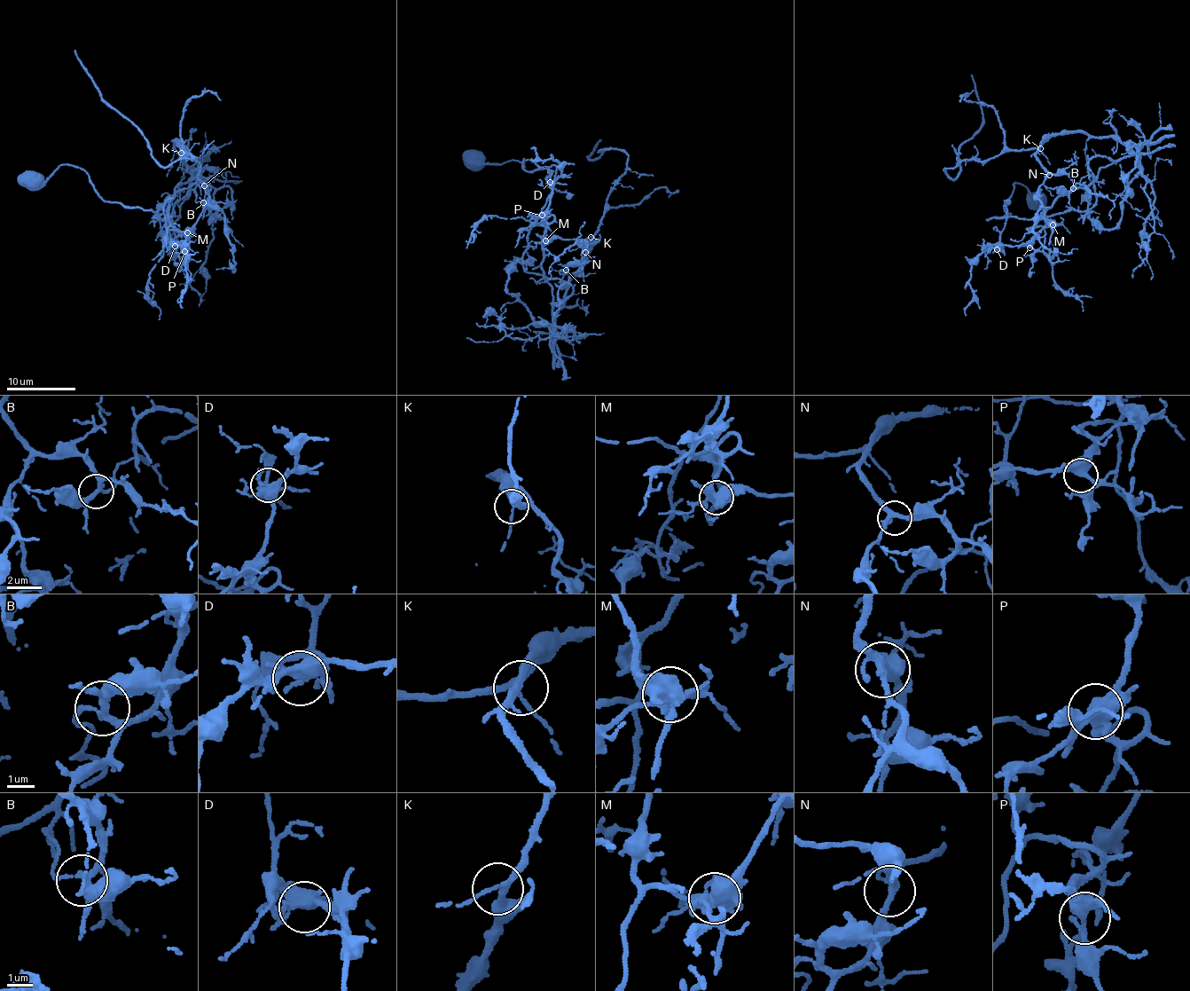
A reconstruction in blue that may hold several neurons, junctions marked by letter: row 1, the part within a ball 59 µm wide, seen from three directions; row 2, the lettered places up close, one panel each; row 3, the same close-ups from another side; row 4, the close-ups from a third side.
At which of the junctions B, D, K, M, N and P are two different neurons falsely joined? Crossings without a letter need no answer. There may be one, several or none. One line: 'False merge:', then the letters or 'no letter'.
False merge: M

